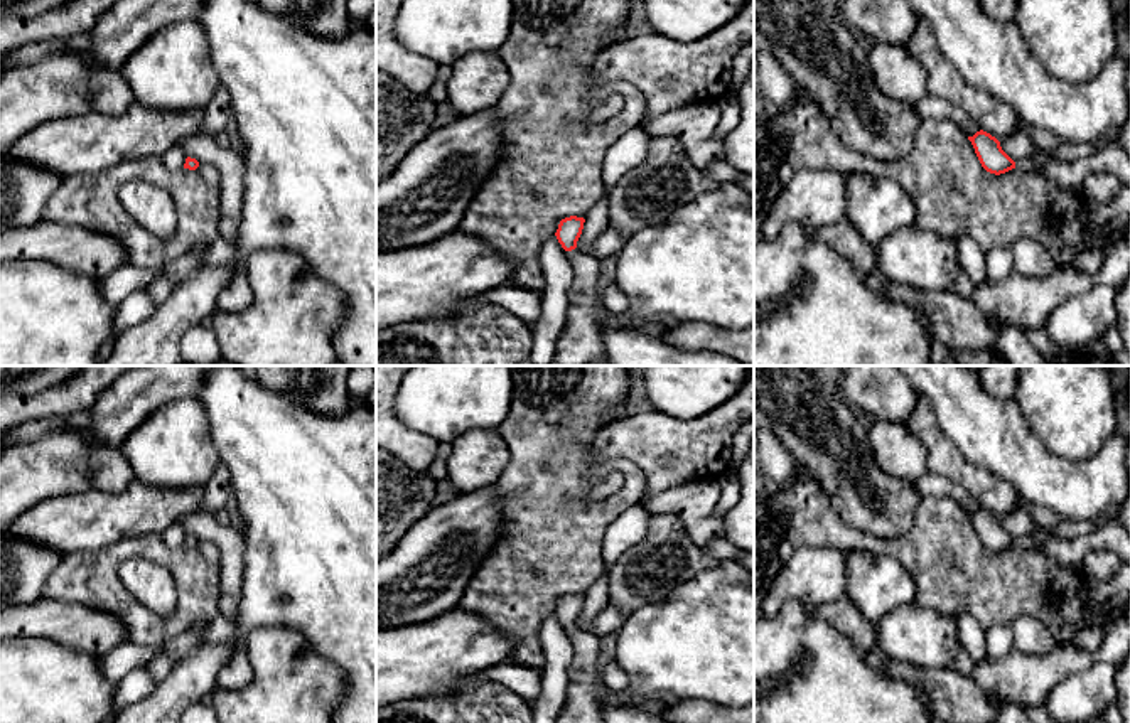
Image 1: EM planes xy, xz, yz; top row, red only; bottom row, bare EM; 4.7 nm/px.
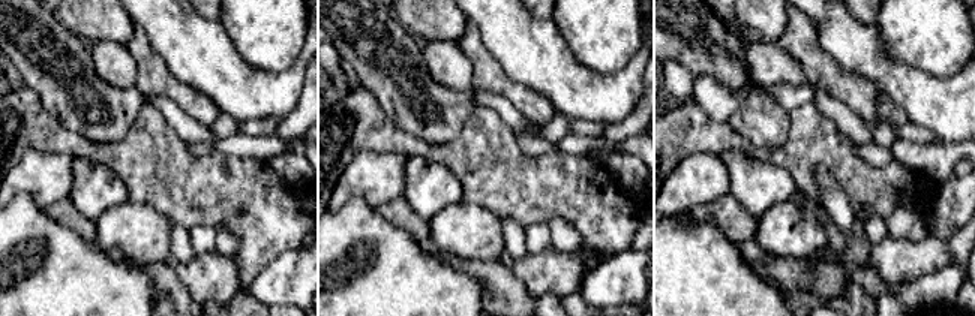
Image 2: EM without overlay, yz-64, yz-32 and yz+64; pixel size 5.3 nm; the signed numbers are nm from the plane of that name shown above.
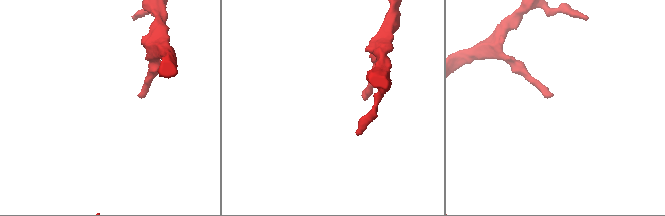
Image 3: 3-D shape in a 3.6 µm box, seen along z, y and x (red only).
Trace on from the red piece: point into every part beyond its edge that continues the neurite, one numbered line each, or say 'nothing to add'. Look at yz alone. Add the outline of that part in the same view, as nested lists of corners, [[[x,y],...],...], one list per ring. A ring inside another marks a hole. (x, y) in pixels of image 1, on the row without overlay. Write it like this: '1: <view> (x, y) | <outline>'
1: yz (1070, 553) | [[[1117,521],[1106,522],[1091,534],[1074,539],[1051,539],[1039,544],[1030,534],[1017,538],[1015,546],[1044,553],[1059,566],[1083,573],[1084,556],[1091,551],[1111,551],[1130,563],[1130,533]]]

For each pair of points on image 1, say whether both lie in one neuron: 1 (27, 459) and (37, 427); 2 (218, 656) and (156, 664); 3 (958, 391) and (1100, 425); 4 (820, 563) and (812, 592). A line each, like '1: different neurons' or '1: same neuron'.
1: different neurons
2: different neurons
3: different neurons
4: same neuron

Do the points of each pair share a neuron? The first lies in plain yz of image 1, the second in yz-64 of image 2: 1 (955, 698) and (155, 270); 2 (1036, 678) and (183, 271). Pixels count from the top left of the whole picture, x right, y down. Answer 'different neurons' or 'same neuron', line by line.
1: same neuron
2: same neuron

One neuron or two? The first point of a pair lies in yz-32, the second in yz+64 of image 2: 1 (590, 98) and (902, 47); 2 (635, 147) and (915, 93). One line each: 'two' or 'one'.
1: two
2: two

